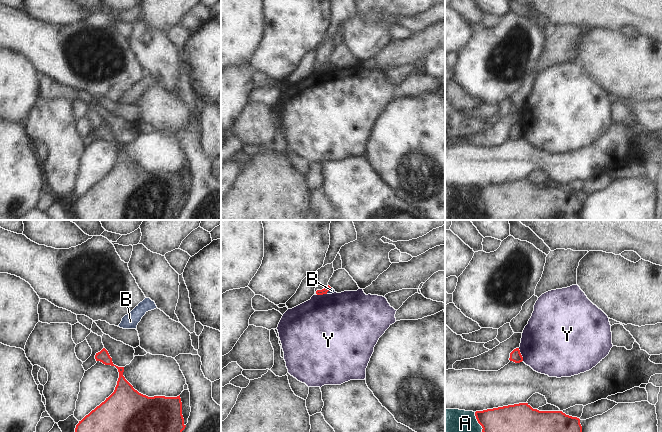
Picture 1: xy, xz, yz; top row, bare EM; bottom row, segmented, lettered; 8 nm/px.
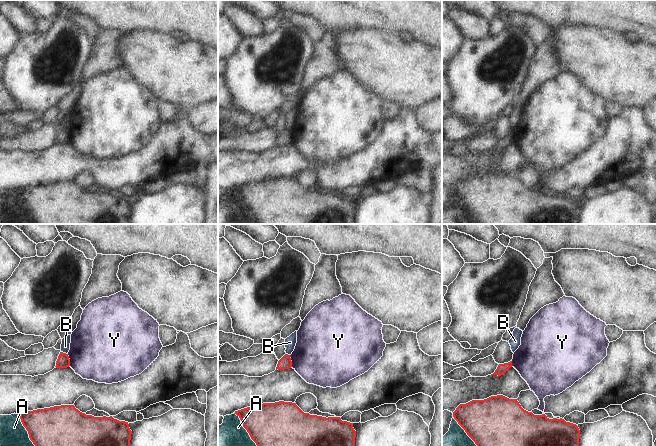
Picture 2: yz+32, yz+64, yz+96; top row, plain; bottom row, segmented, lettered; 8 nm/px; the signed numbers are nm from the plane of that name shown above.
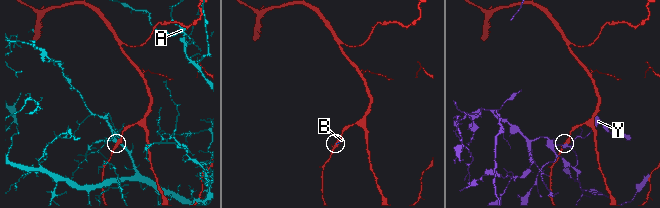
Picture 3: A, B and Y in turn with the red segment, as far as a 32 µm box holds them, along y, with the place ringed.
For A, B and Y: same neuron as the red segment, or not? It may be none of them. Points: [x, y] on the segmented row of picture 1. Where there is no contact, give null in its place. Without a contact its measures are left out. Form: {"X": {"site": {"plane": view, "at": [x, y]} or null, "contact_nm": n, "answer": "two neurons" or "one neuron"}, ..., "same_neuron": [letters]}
{"A": {"site": {"plane": "yz", "at": [478, 422]}, "contact_nm": 170, "answer": "two neurons"}, "B": {"site": {"plane": "xz", "at": [328, 290]}, "contact_nm": 60, "answer": "two neurons"}, "Y": {"site": {"plane": "yz", "at": [520, 354]}, "contact_nm": 110, "answer": "two neurons"}, "same_neuron": []}

